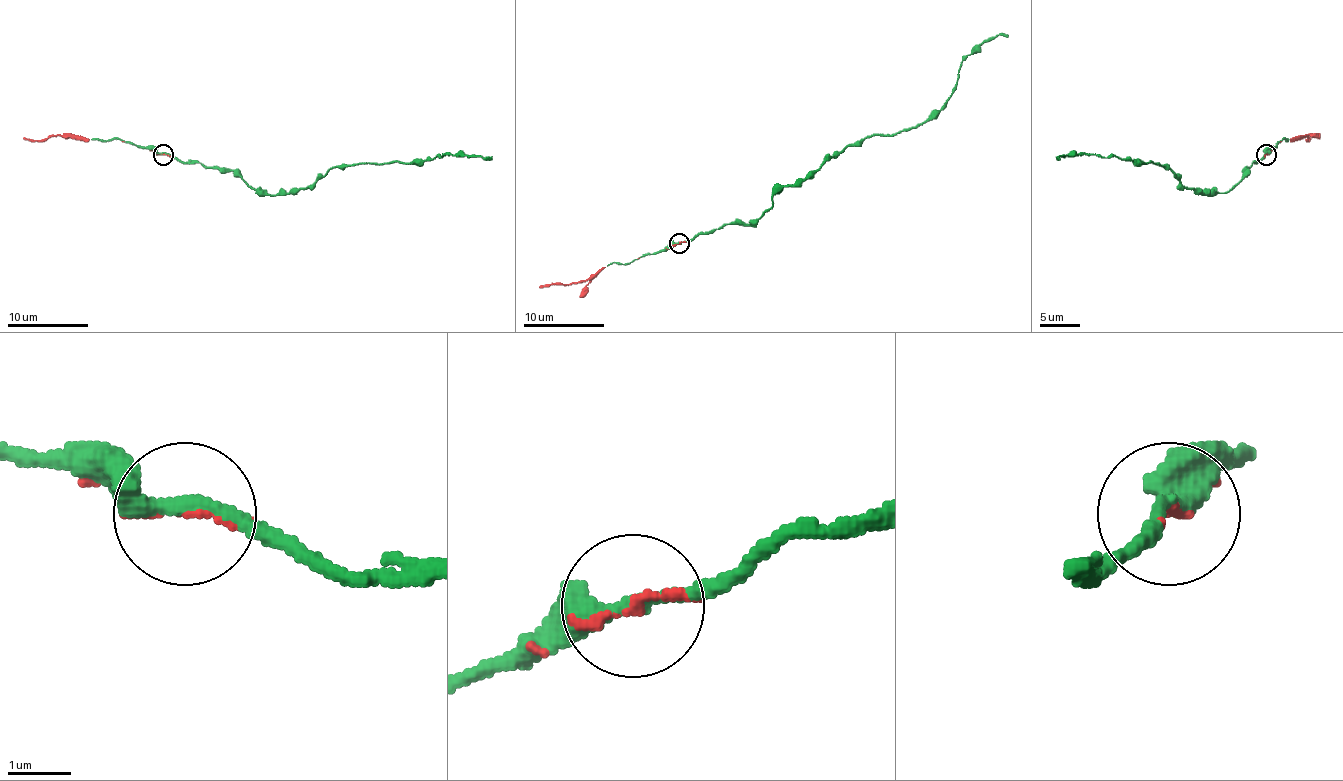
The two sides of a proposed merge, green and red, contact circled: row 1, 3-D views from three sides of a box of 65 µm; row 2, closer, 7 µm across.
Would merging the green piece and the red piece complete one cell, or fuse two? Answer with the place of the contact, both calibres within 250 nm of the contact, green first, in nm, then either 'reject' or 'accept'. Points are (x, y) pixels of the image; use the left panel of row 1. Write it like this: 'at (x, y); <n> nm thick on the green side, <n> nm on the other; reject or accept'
at (163, 154); 240 nm thick on the green side, 130 nm on the other; accept

